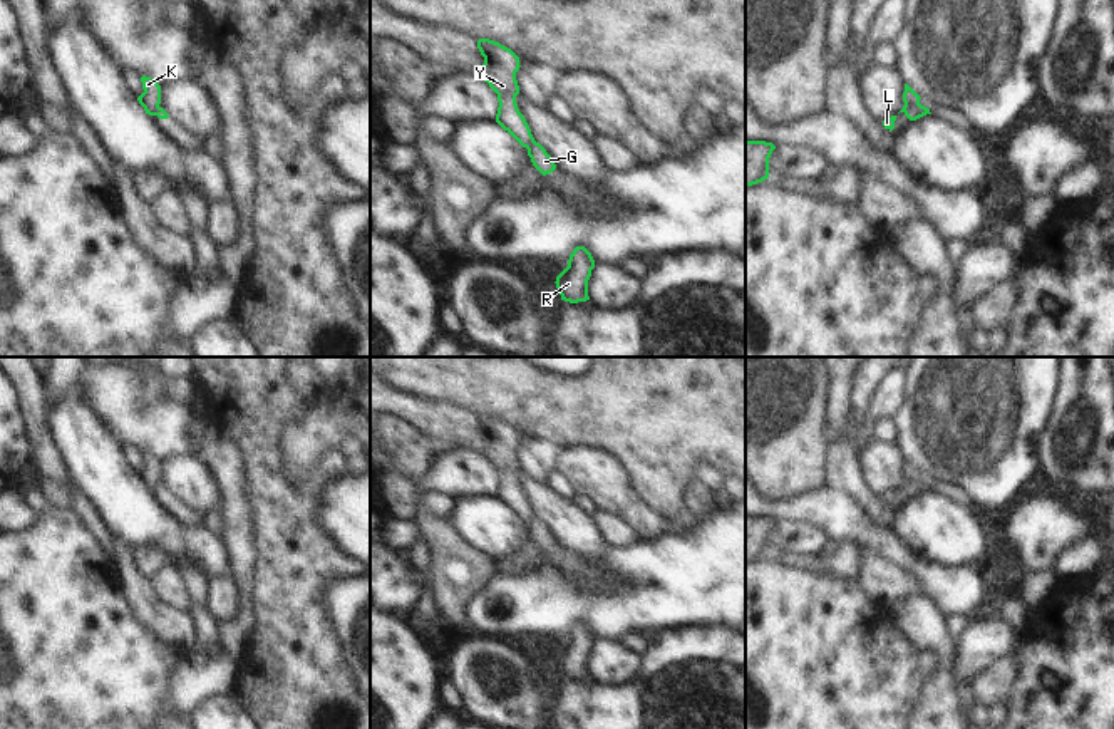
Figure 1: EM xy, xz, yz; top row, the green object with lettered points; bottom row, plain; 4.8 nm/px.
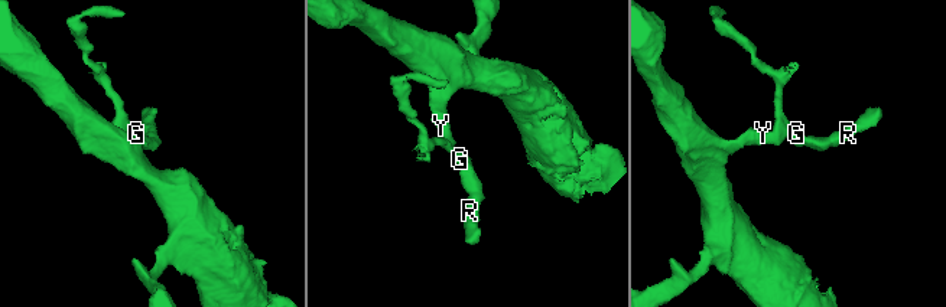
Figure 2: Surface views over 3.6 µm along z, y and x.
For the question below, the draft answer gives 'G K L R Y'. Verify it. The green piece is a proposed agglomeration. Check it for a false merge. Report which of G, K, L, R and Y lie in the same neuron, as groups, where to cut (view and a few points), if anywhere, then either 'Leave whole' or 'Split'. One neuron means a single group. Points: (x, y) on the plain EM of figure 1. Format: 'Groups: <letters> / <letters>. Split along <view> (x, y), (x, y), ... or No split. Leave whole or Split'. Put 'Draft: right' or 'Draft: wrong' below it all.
Groups: G R / K L Y. Split along yz (918, 478), (912, 478), (903, 486). Split
Draft: wrong

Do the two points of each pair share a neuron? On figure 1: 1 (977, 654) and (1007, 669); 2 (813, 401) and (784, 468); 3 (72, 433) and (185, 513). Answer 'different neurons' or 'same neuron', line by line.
1: different neurons
2: same neuron
3: different neurons

